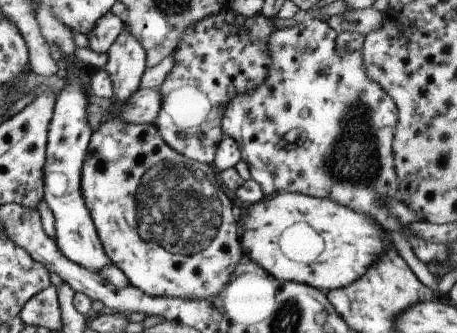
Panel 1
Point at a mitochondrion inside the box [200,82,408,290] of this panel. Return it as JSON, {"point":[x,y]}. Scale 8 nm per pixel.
{"point":[354,159]}

